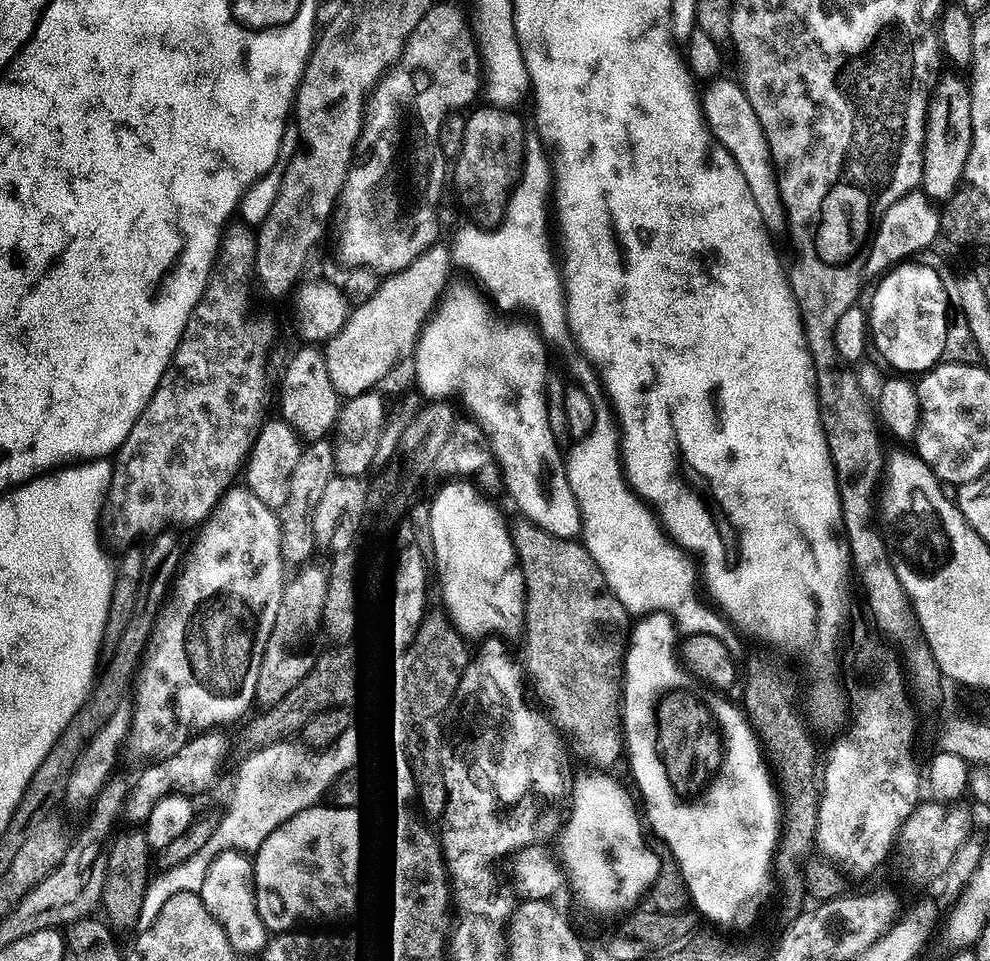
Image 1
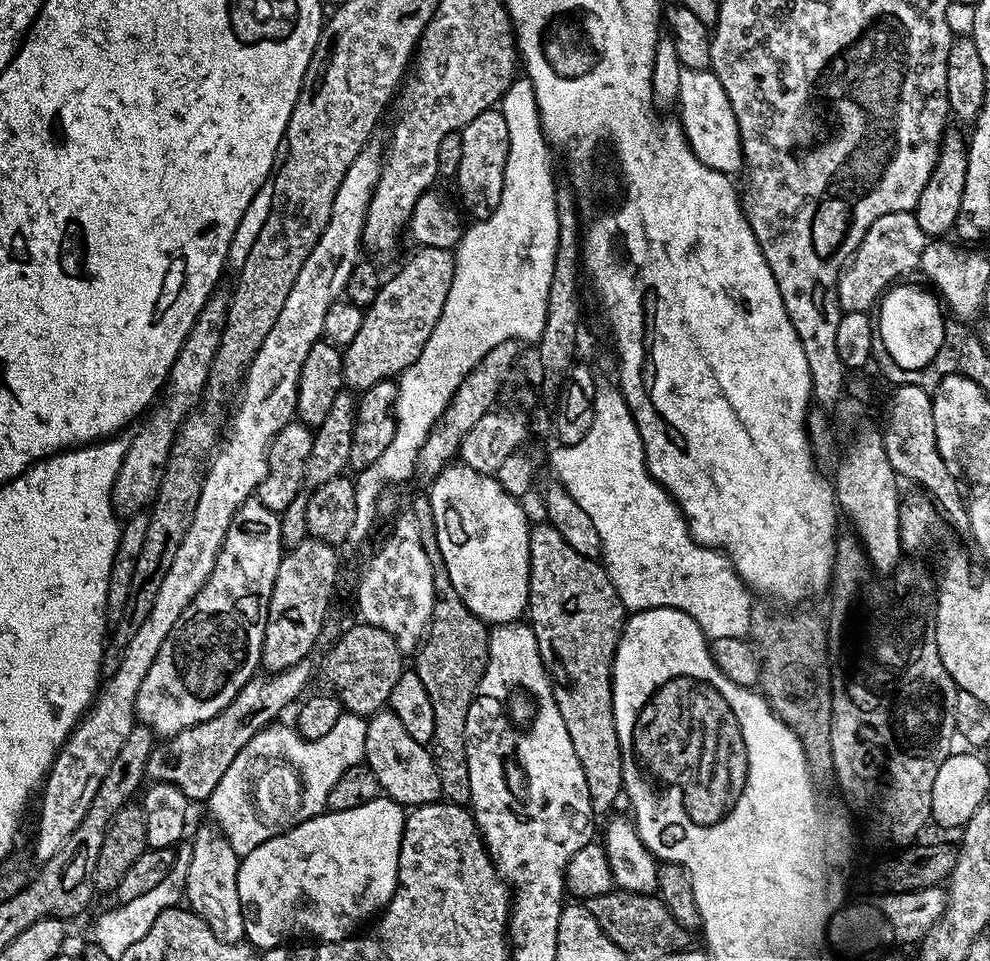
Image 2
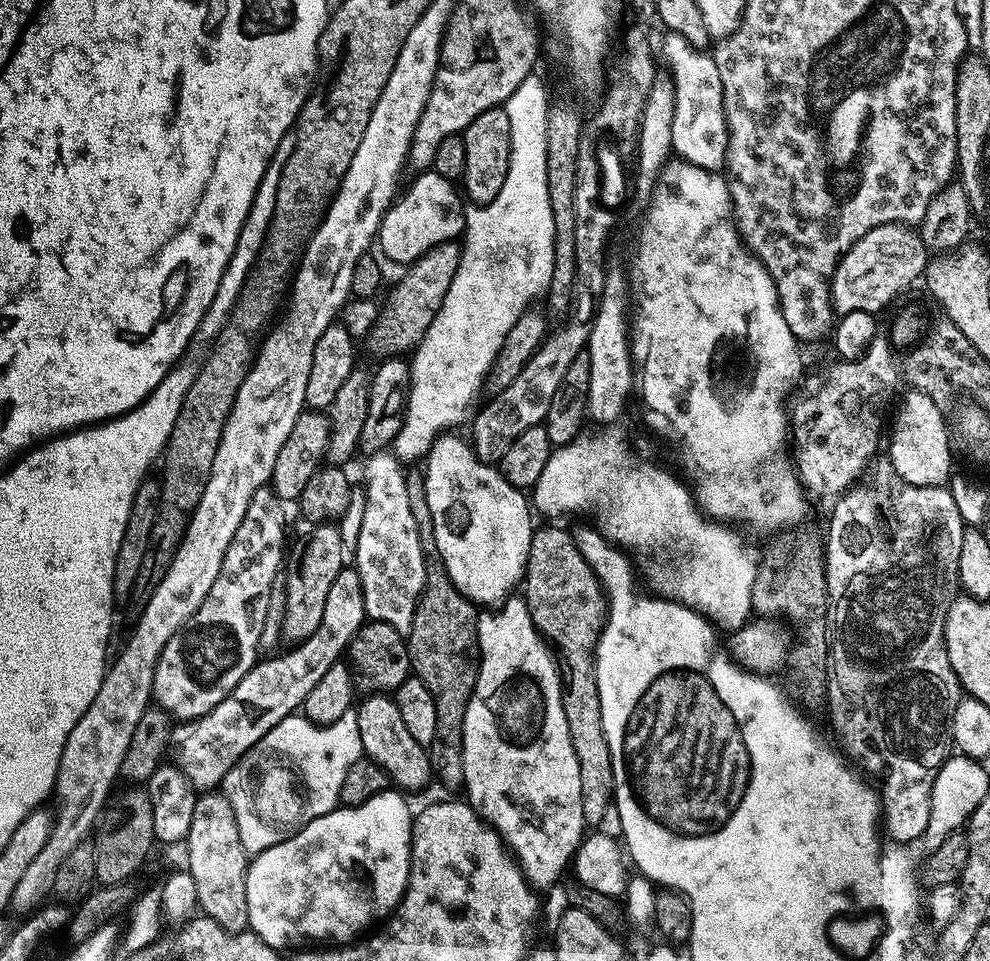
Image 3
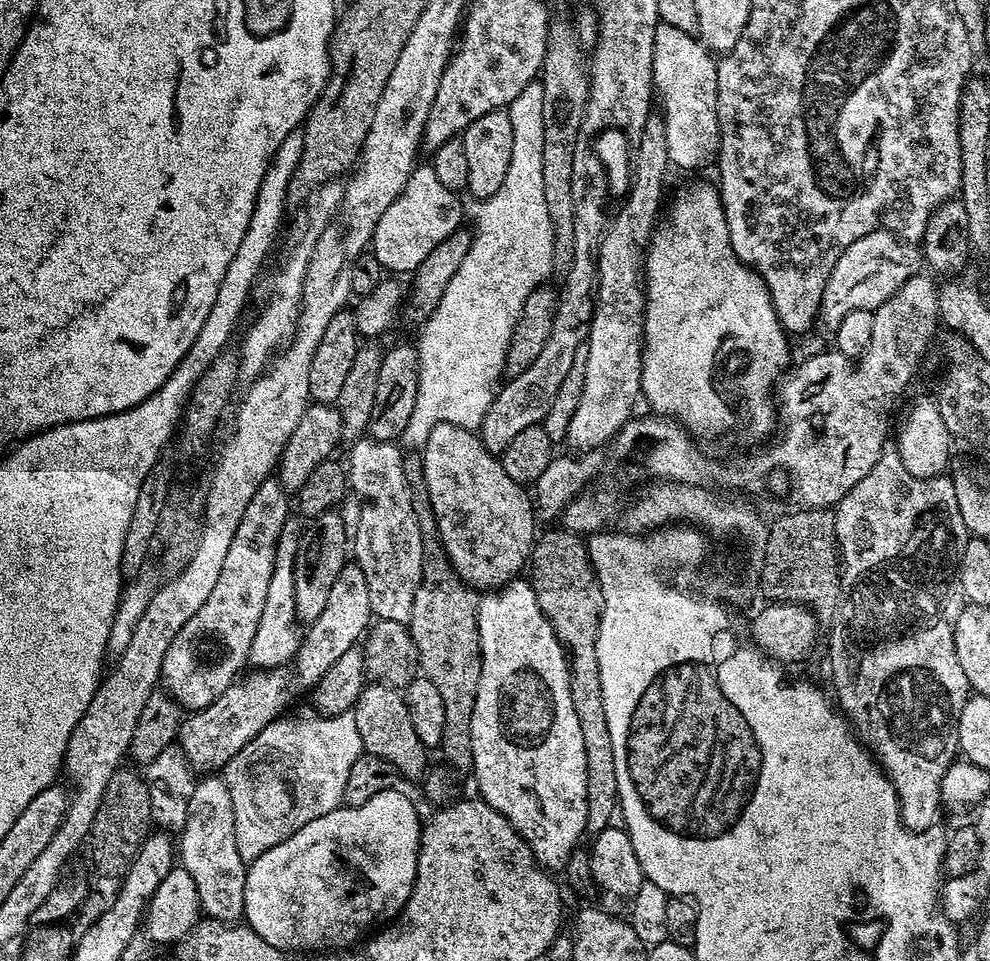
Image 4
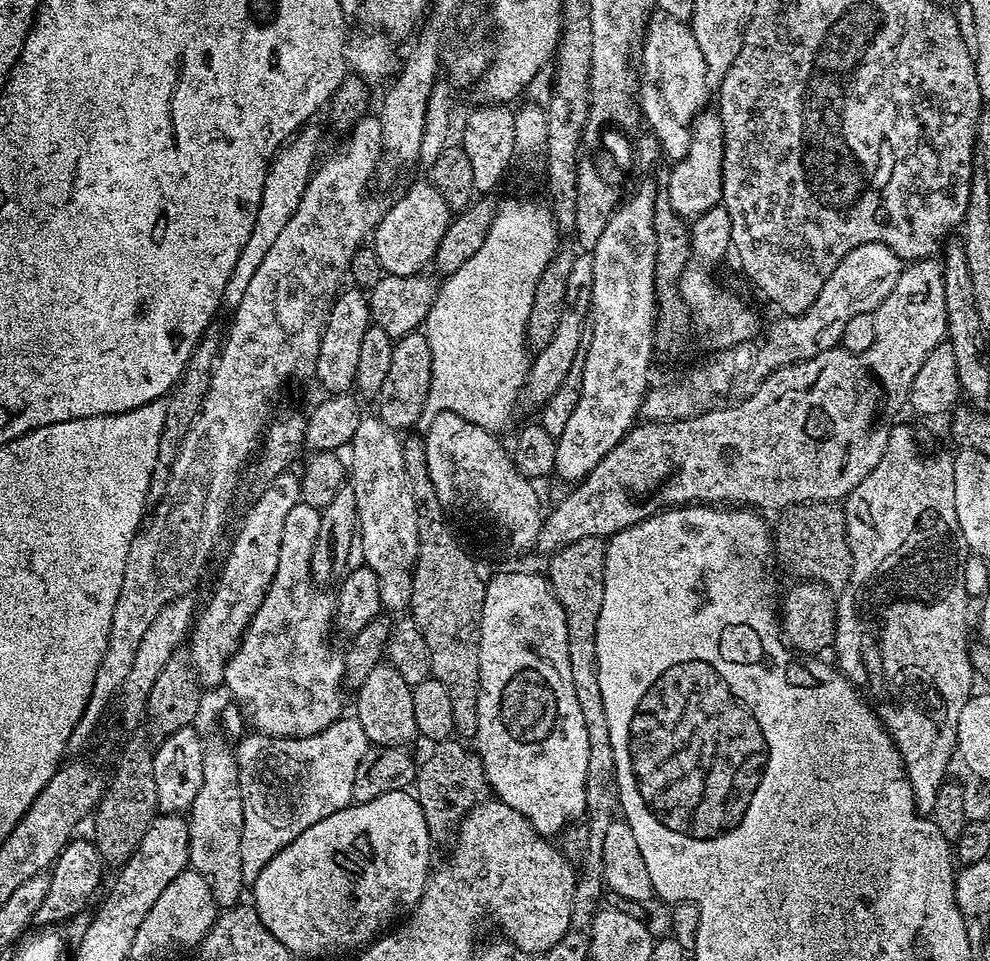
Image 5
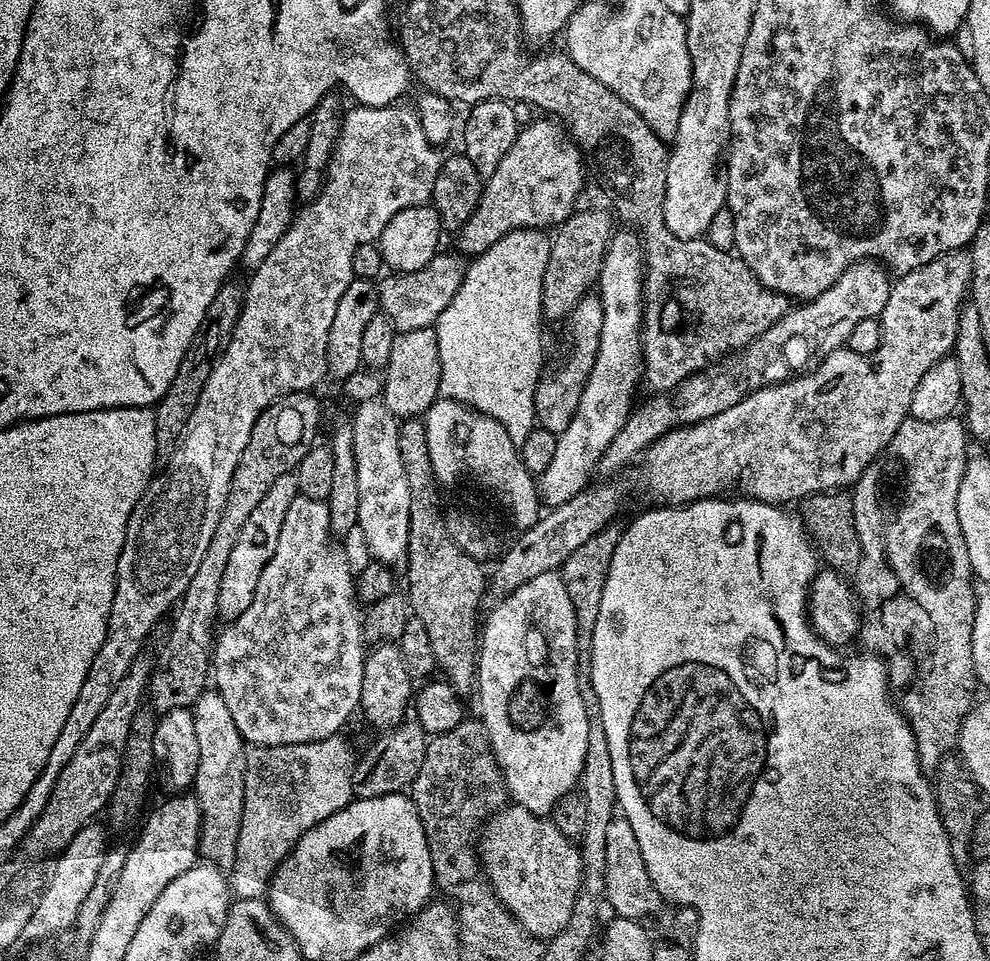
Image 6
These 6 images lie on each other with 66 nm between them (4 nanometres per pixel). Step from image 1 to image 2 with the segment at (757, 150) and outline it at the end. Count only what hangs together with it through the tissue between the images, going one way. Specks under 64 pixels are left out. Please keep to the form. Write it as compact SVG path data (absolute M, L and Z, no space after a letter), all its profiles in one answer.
M690 68L682 72L679 108L678 119L684 127L688 144L699 160L719 172L729 174L736 174L736 171L744 168L740 126L734 116L734 106L730 104L730 98L722 88L722 82L718 82L712 71Z

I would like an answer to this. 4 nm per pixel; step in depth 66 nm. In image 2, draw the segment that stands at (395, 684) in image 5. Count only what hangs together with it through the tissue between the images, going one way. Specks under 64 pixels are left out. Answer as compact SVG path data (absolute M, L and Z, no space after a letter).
M391 710L376 712L367 717L367 722L363 763L374 772L381 793L409 809L418 808L421 804L437 803L441 799L440 783L429 749L410 738L409 731Z

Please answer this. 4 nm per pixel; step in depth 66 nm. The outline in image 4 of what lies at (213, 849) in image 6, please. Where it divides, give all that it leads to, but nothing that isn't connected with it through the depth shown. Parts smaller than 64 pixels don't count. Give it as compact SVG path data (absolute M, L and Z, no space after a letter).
M208 774L196 781L189 816L178 836L178 860L190 878L194 878L194 886L198 886L205 917L221 920L223 924L244 920L246 861L238 852L234 834L234 802L230 802L228 784L219 775Z

